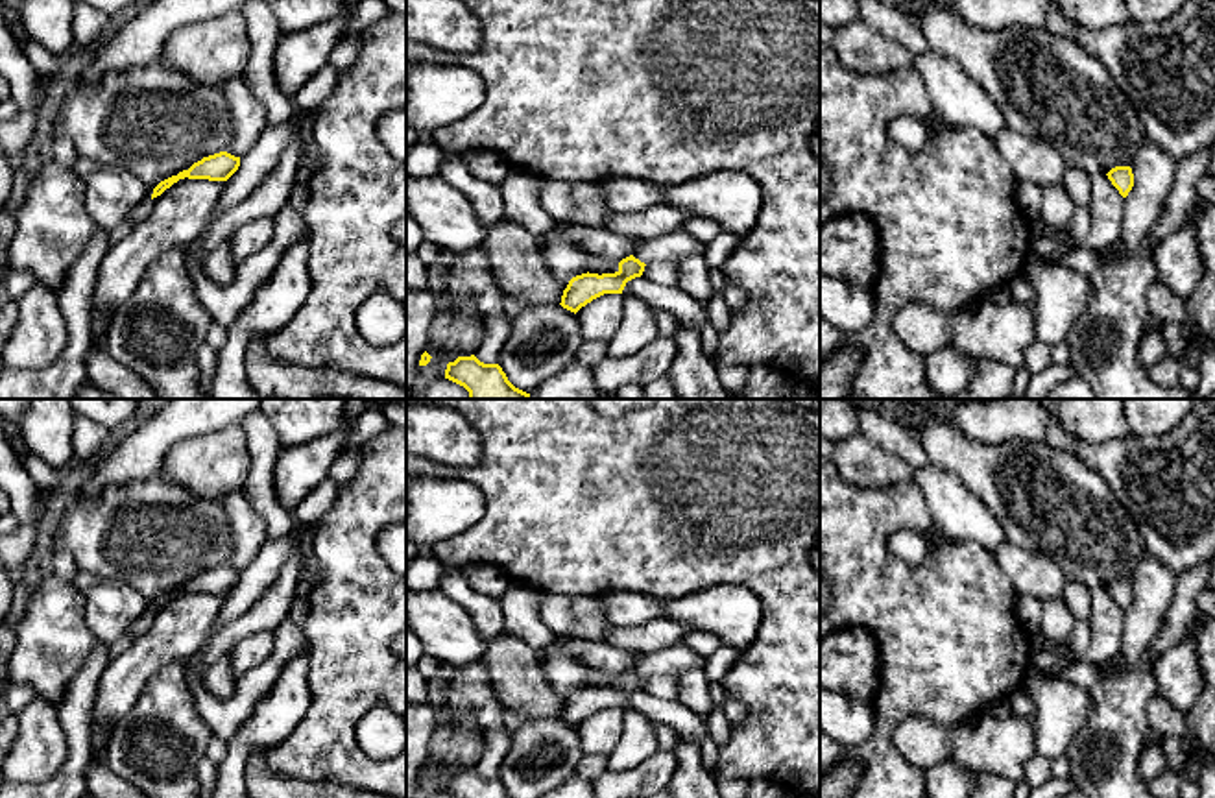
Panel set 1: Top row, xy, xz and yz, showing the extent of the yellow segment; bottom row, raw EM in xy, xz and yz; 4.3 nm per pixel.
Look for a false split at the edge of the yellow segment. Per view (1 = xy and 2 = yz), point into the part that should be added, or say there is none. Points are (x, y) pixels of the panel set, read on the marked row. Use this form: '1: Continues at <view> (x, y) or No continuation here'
1: No continuation here
2: No continuation here

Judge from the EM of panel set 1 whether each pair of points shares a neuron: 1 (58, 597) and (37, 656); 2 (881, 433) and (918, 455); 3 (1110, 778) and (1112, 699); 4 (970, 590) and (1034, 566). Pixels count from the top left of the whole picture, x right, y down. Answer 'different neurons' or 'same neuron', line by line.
1: same neuron
2: same neuron
3: same neuron
4: different neurons

